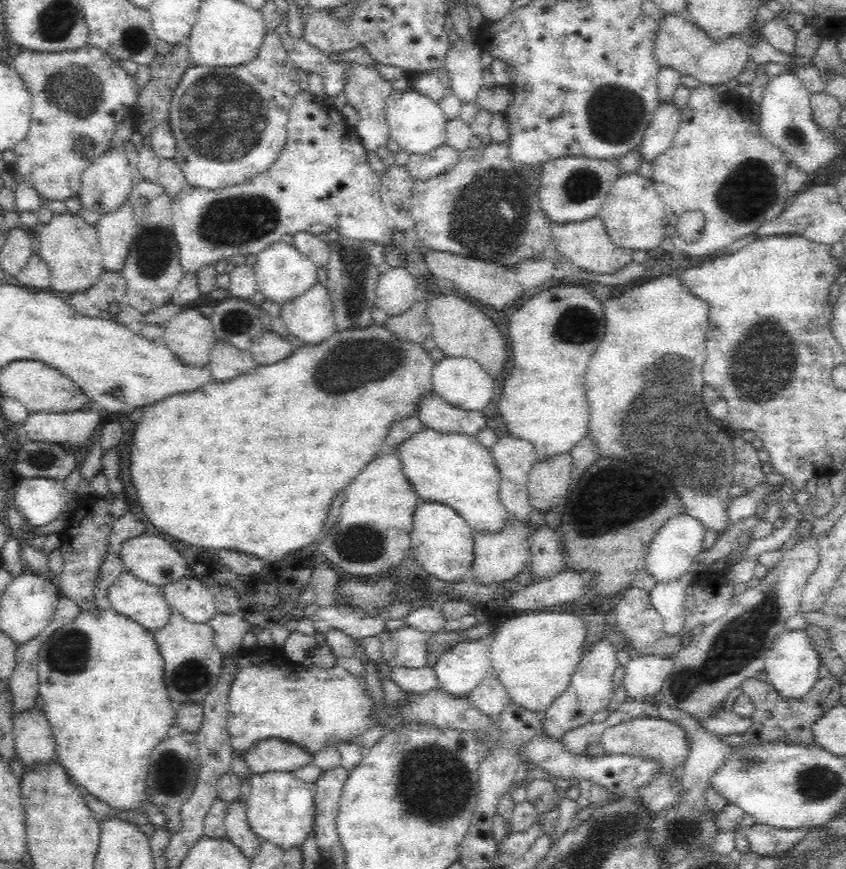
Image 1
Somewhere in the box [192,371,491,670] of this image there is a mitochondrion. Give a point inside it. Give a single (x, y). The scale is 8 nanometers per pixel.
(364, 545)

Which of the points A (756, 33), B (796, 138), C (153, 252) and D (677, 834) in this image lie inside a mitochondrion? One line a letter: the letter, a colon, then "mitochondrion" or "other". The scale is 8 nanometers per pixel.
A: other
B: mitochondrion
C: mitochondrion
D: mitochondrion

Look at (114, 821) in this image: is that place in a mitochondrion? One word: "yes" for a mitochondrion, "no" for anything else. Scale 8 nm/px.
no

